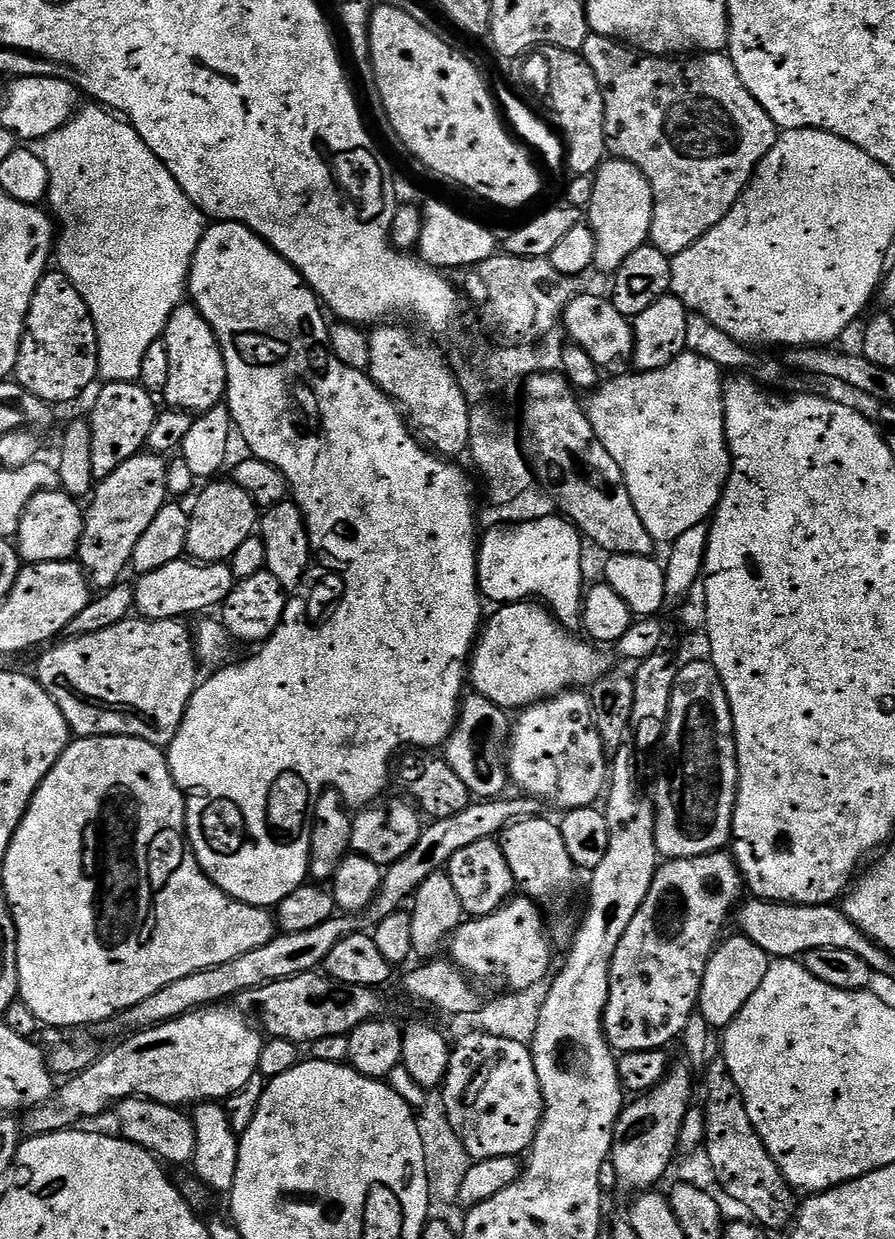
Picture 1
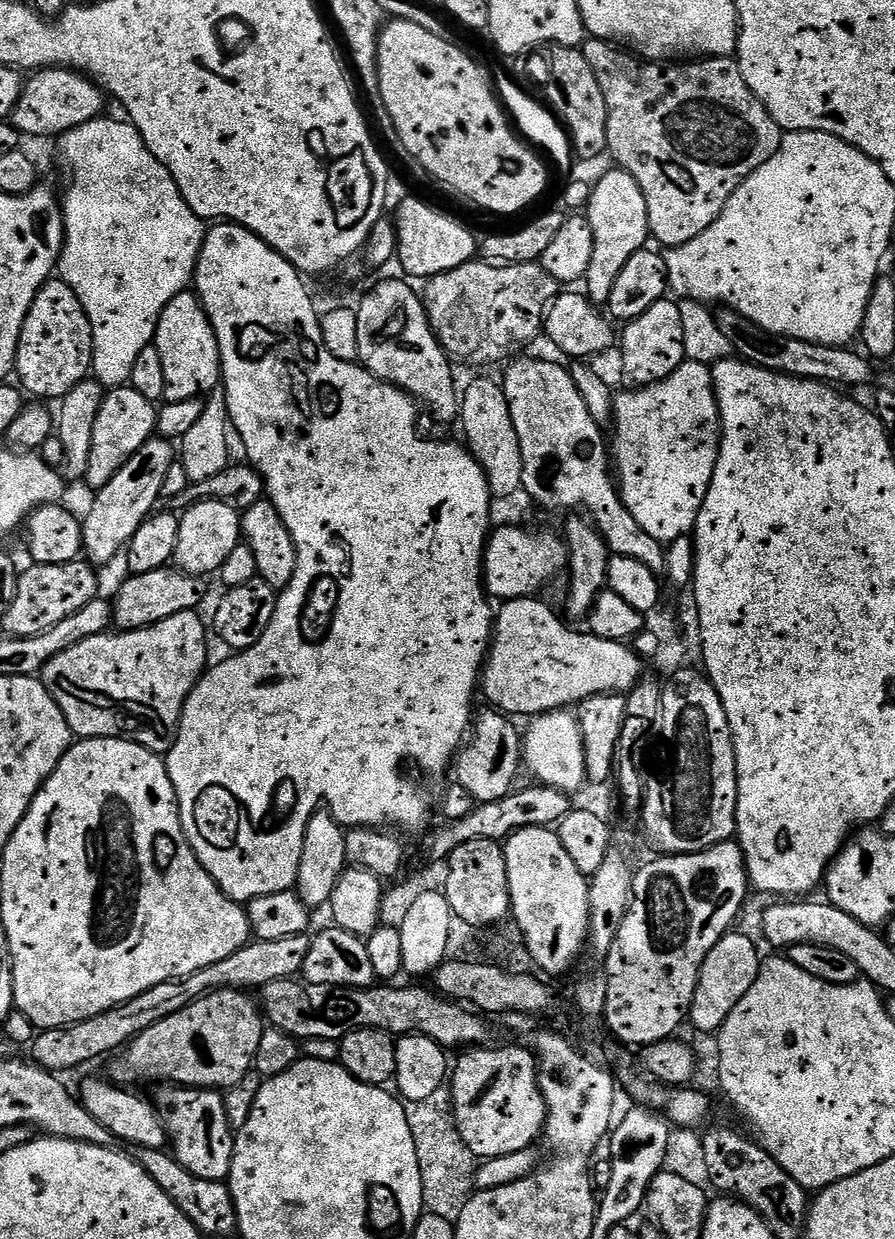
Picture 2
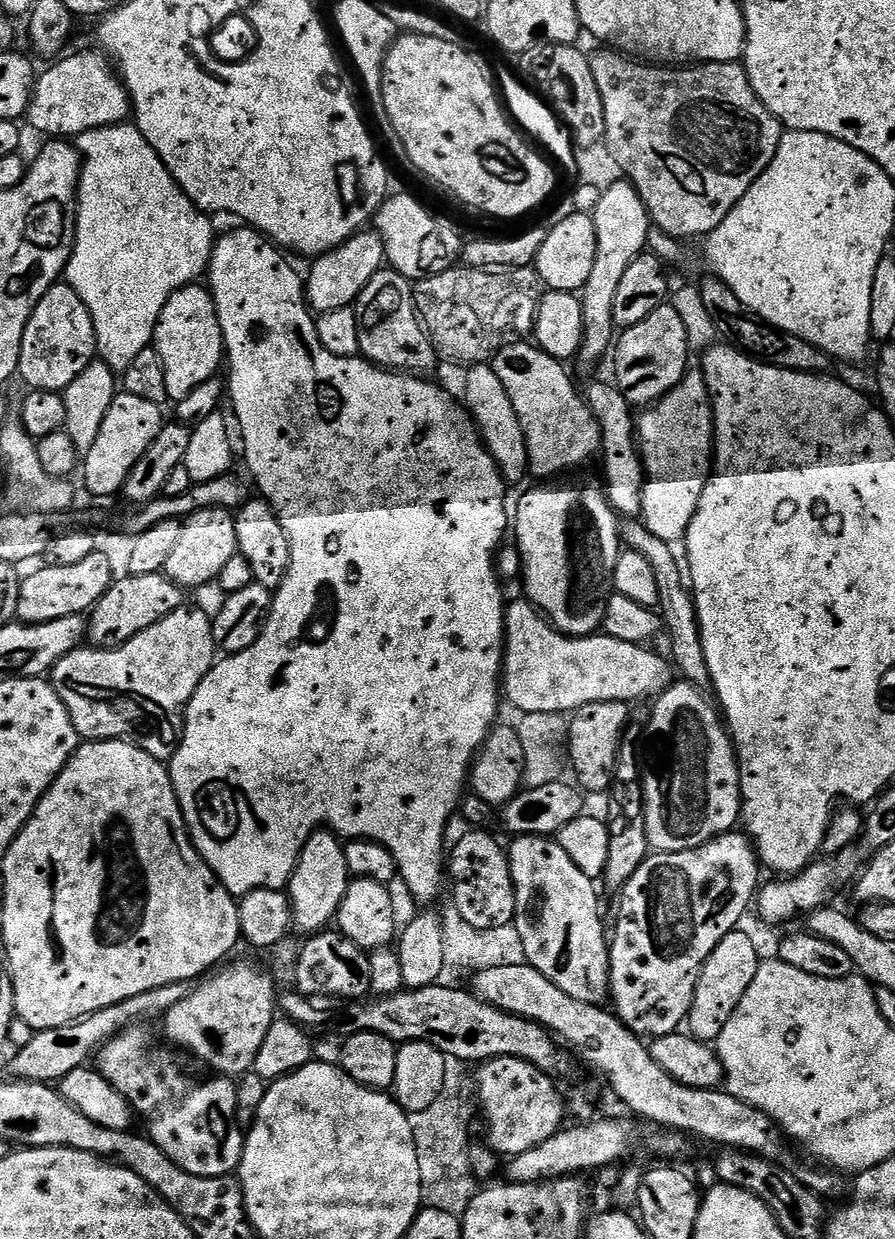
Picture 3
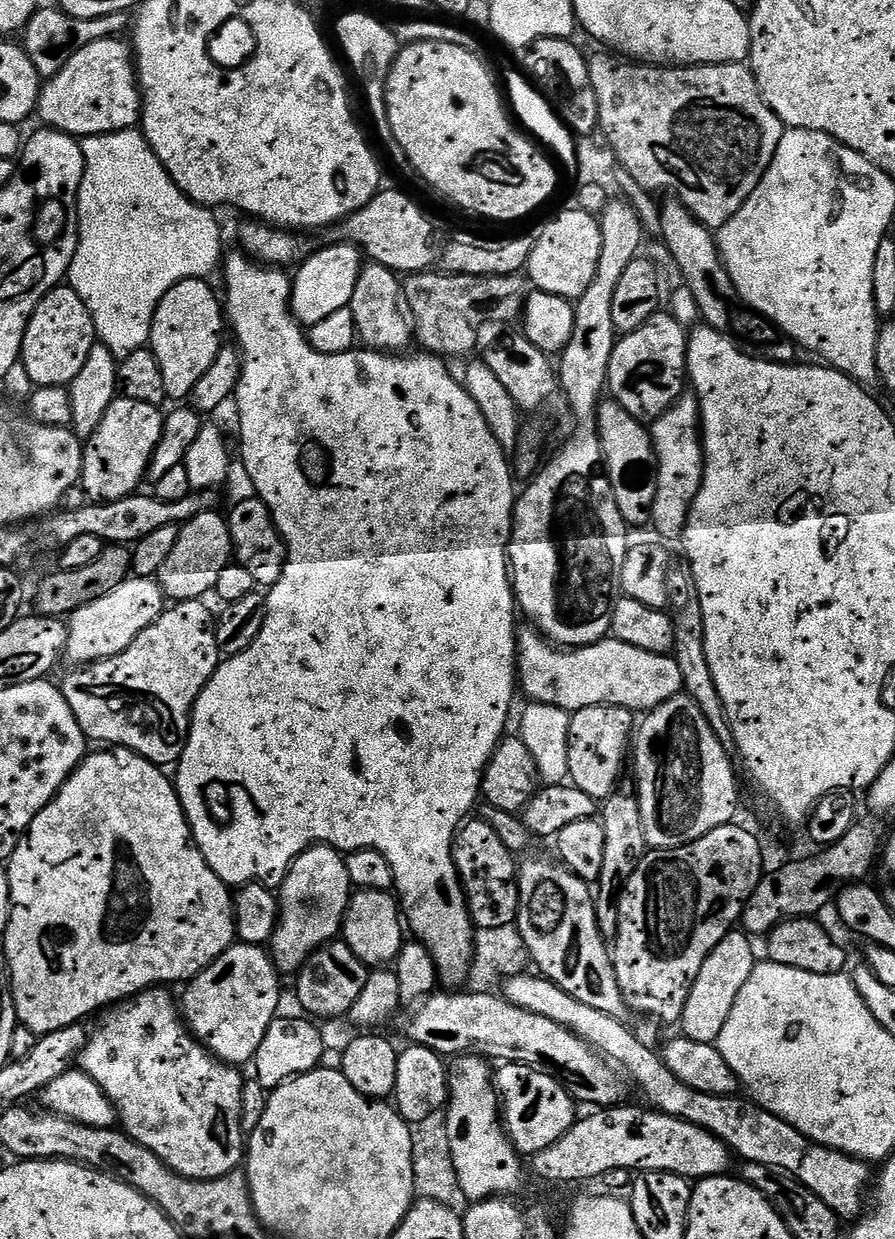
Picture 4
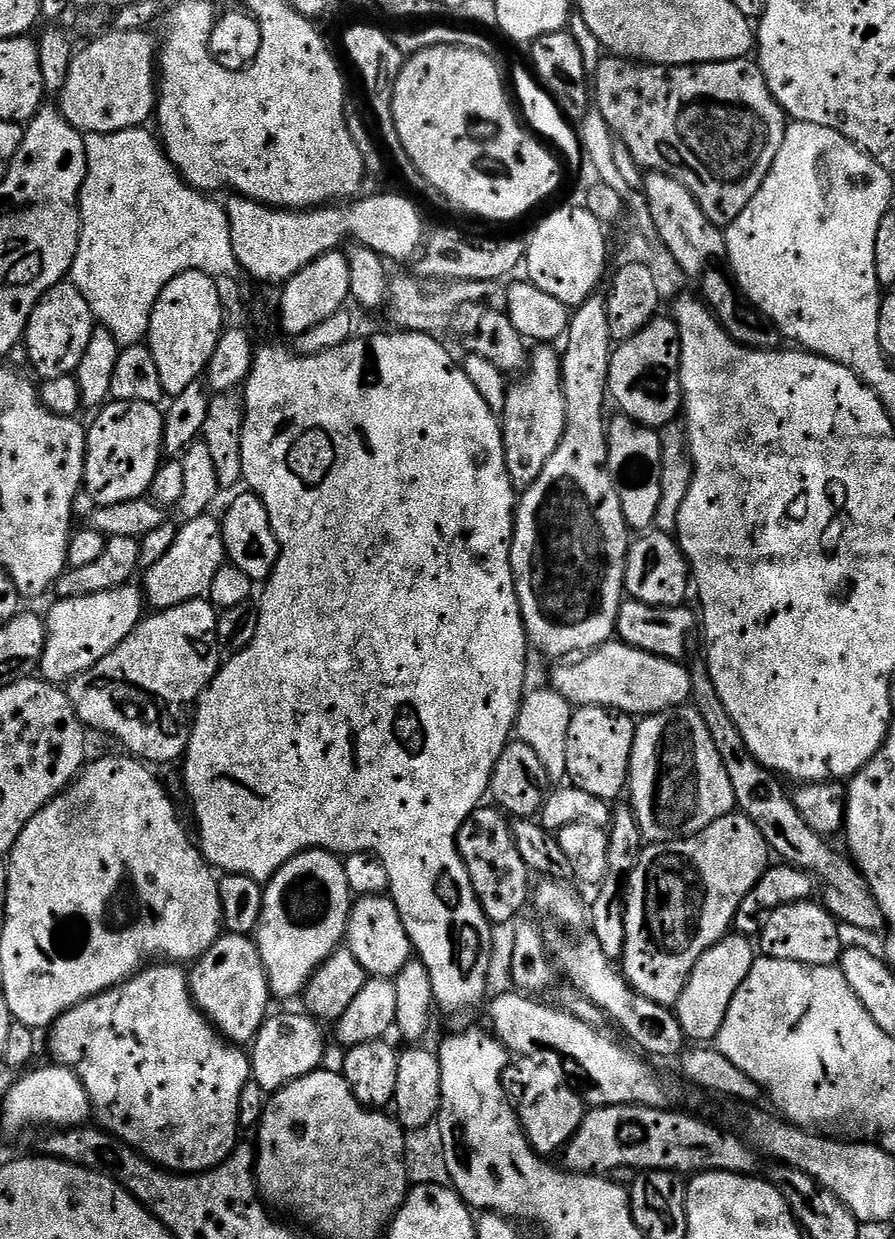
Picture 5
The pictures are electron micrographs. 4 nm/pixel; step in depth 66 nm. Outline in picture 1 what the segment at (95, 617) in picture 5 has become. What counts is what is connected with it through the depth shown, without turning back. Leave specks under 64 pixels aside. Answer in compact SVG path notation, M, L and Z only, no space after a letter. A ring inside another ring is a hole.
M181 558L135 581L134 608L146 620L189 618L188 616L194 615L195 612L204 612L207 608L219 609L236 581L231 563L201 564L191 558Z

